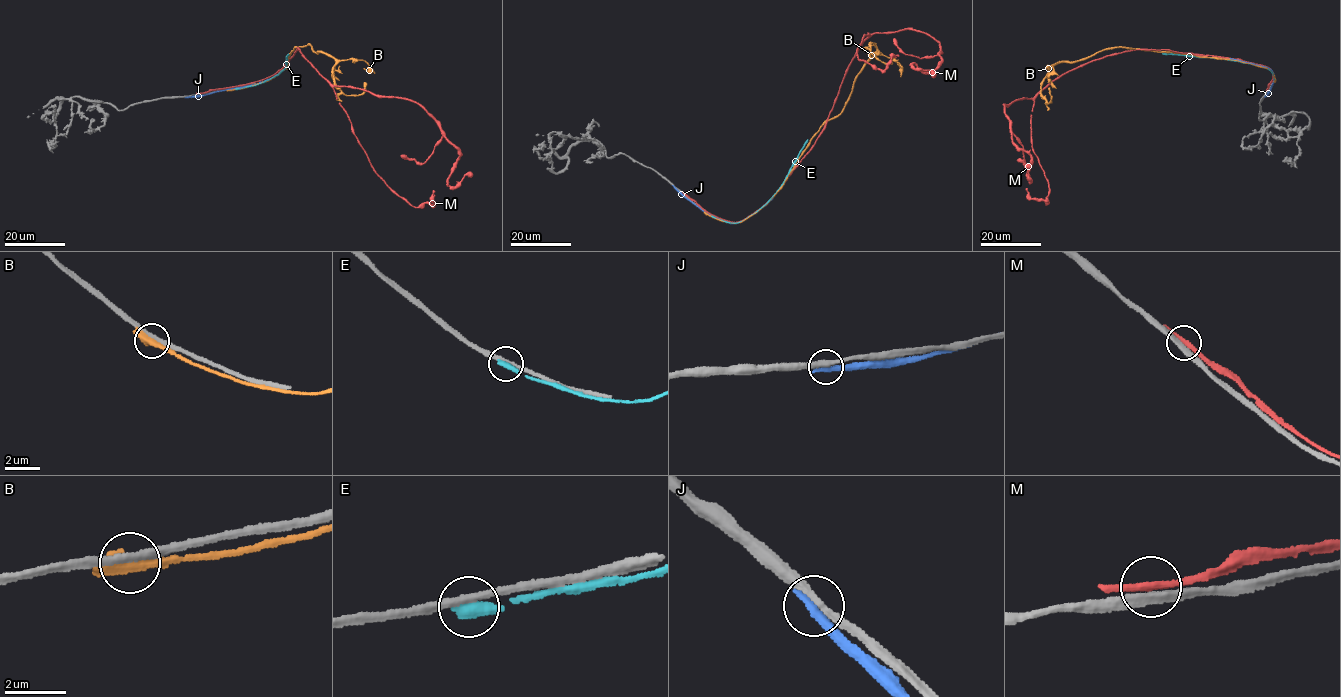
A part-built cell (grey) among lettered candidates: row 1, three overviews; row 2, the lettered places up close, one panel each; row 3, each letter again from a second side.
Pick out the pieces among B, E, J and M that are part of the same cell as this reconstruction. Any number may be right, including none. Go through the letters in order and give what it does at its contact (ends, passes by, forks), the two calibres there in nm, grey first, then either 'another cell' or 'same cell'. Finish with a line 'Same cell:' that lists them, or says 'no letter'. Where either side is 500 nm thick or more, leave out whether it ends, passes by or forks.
B: 240/550 nm | another cell
E: it ends | 240/400 nm | another cell
J: it ends | 260/320 nm | another cell
M: it passes by | 280/220 nm | another cell
Same cell: no letter

